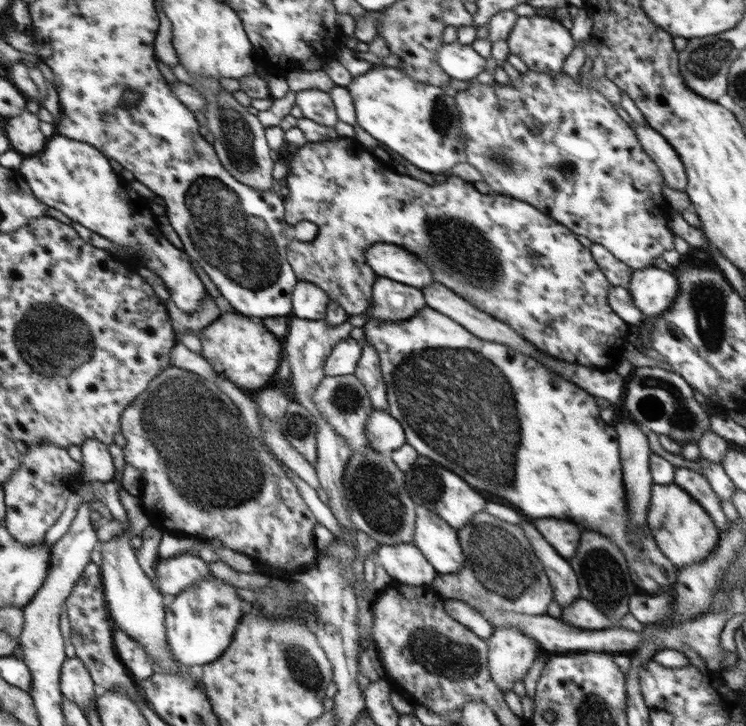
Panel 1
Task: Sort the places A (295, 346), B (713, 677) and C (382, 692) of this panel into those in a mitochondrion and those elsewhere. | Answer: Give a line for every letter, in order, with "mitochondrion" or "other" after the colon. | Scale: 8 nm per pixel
A: other
B: other
C: other

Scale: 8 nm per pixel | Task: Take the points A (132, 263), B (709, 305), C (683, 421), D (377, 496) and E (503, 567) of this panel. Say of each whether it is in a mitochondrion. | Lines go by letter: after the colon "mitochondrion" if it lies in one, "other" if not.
A: other
B: mitochondrion
C: mitochondrion
D: mitochondrion
E: mitochondrion

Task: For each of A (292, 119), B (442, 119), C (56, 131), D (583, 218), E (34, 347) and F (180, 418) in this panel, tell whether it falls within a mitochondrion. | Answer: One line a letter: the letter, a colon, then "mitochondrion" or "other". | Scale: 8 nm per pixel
A: other
B: mitochondrion
C: other
D: other
E: mitochondrion
F: mitochondrion

